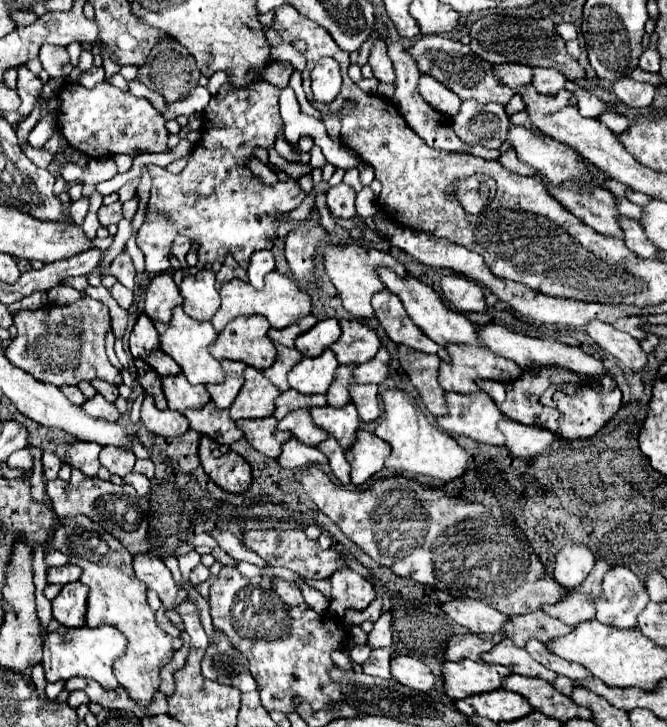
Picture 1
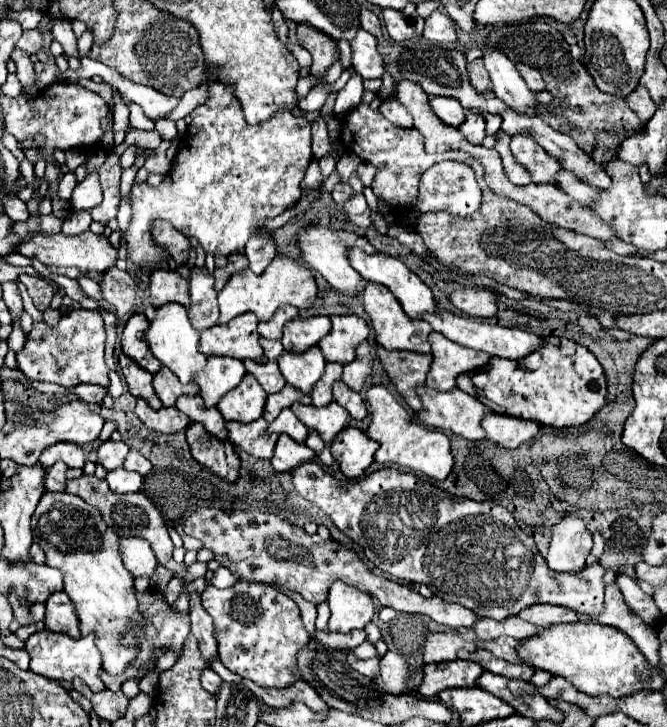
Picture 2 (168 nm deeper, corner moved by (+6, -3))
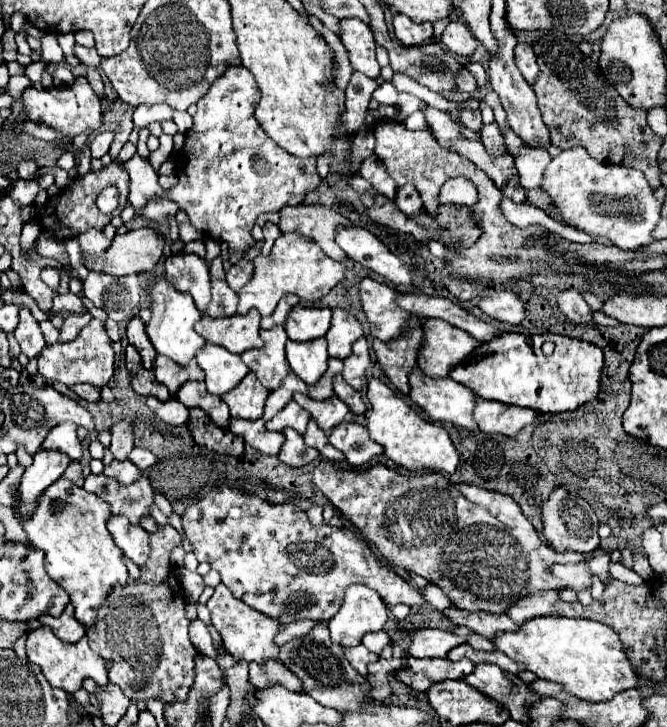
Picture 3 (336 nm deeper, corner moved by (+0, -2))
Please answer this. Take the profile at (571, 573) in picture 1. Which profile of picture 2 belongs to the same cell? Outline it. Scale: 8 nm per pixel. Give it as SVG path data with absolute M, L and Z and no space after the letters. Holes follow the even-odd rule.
M576 515L564 517L552 529L552 541L546 563L558 573L580 573L592 549L592 535Z

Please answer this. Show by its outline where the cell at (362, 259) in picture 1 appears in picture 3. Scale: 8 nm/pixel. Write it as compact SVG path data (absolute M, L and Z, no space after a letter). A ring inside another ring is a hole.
M298 204L298 206L284 206L280 210L280 230L282 232L300 232L302 236L312 238L330 258L344 260L346 254L336 246L334 232L338 224L350 224L342 214L334 212L332 208L320 204Z

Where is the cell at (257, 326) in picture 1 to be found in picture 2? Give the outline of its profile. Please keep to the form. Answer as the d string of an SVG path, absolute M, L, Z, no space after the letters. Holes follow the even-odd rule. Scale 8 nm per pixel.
M242 313L228 325L214 325L200 333L200 351L210 355L226 355L234 359L260 361L262 347L258 335L258 319L254 313Z

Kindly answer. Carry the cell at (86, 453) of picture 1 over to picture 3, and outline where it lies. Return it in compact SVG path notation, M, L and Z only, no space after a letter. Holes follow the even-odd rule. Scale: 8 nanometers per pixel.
M62 422L50 430L46 440L42 442L44 450L60 450L68 454L72 460L82 458L82 444L76 436L76 426L74 422Z

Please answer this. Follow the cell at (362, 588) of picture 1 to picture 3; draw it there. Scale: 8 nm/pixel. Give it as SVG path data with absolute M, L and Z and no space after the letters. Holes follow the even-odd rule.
M350 586L338 614L328 622L334 644L358 646L366 632L382 630L388 620L388 608L368 586Z

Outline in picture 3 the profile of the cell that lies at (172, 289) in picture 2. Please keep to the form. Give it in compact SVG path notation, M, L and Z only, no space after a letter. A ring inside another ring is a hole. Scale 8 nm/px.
M172 254L166 258L166 280L180 292L190 292L202 312L210 302L208 262L196 254Z

